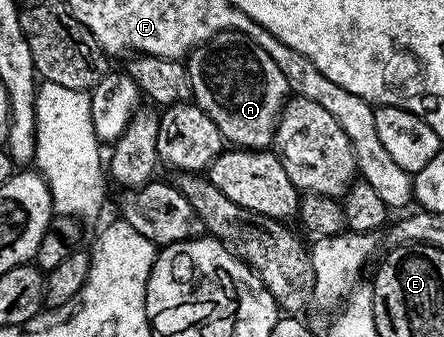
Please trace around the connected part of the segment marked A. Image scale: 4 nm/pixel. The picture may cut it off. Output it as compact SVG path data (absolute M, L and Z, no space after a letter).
M227 29L210 38L204 45L197 45L186 58L191 100L218 126L218 131L224 136L229 146L237 149L268 149L276 139L276 124L280 121L280 112L284 109L284 102L290 96L288 80L282 75L282 67L266 55L262 47L249 34L235 29Z

